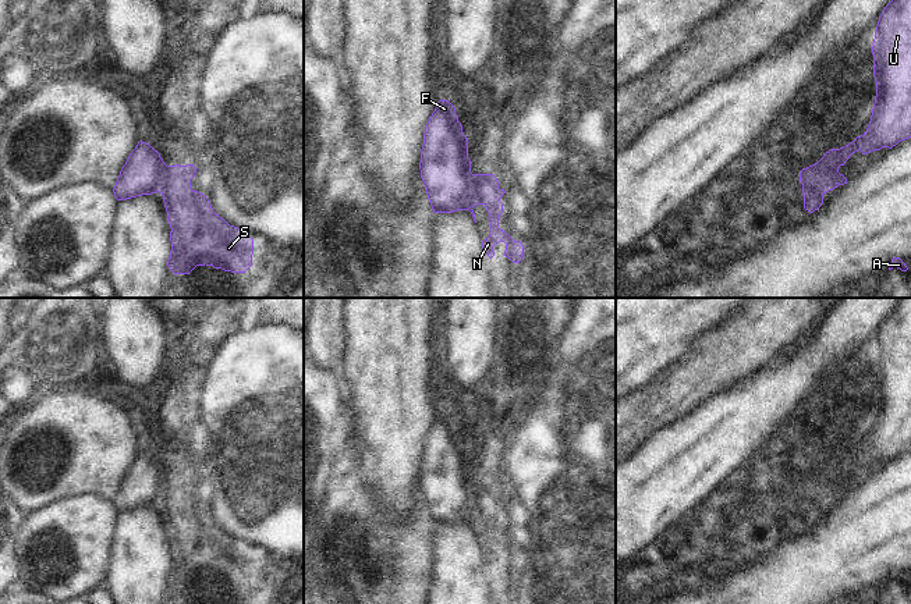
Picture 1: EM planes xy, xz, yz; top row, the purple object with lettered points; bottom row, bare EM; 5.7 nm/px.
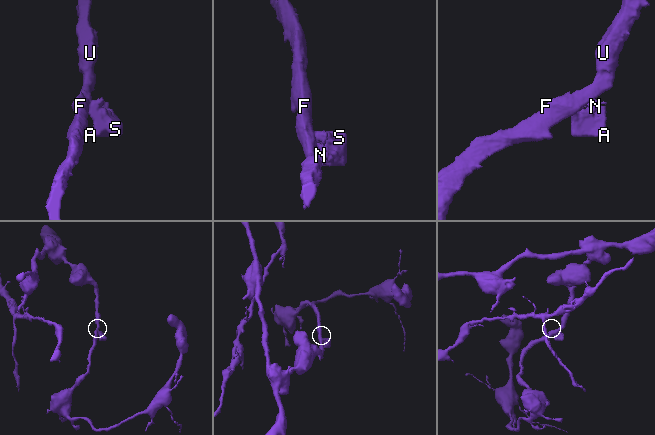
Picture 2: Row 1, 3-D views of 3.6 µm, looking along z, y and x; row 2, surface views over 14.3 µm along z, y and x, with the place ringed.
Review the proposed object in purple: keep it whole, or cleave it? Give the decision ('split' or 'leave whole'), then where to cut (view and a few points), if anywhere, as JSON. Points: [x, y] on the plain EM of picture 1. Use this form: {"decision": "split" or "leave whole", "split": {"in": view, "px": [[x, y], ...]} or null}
{"decision": "split", "split": {"in": "yz", "px": [[839, 485], [822, 493], [810, 491], [803, 504]]}}

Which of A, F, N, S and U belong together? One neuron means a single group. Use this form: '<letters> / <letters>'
A N S / F U

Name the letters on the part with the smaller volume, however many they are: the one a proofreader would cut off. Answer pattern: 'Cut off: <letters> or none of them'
Cut off: A, N, S

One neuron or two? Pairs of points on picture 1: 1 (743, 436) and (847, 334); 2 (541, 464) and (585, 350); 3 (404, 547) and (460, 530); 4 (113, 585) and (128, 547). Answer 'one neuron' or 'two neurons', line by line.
1: one neuron
2: one neuron
3: two neurons
4: one neuron

